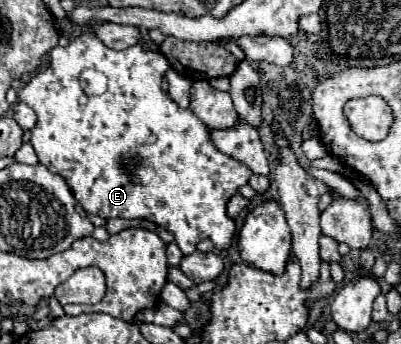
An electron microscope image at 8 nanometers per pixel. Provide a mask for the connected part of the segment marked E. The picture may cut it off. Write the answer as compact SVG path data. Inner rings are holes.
M83 33L79 37L75 37L67 47L55 47L51 51L51 61L49 61L49 67L35 75L21 91L19 91L19 101L25 101L35 113L37 113L37 125L33 127L31 131L31 145L39 157L39 161L43 165L47 165L53 173L61 175L67 185L71 187L75 199L81 203L81 207L91 213L91 215L99 215L103 219L109 219L109 217L123 217L123 219L147 219L155 225L159 225L161 229L165 231L171 231L173 237L175 237L175 243L177 247L181 249L183 255L191 255L195 251L195 245L201 241L201 239L211 239L215 249L219 251L227 251L231 247L231 239L235 235L235 221L227 215L227 201L239 193L239 187L247 185L249 179L251 179L251 169L247 169L243 163L223 155L221 151L215 149L213 141L211 141L211 133L209 129L199 121L199 117L191 111L191 109L181 109L175 101L171 101L171 97L163 91L161 87L161 81L163 81L163 75L165 71L169 69L169 61L161 55L161 53L153 53L153 51L145 51L141 45L133 45L133 47L127 47L123 51L115 51L115 49L109 49L105 47L95 35L91 33ZM85 69L95 69L95 71L101 71L109 85L107 85L107 91L103 95L87 95L85 89L81 87L81 73Z

